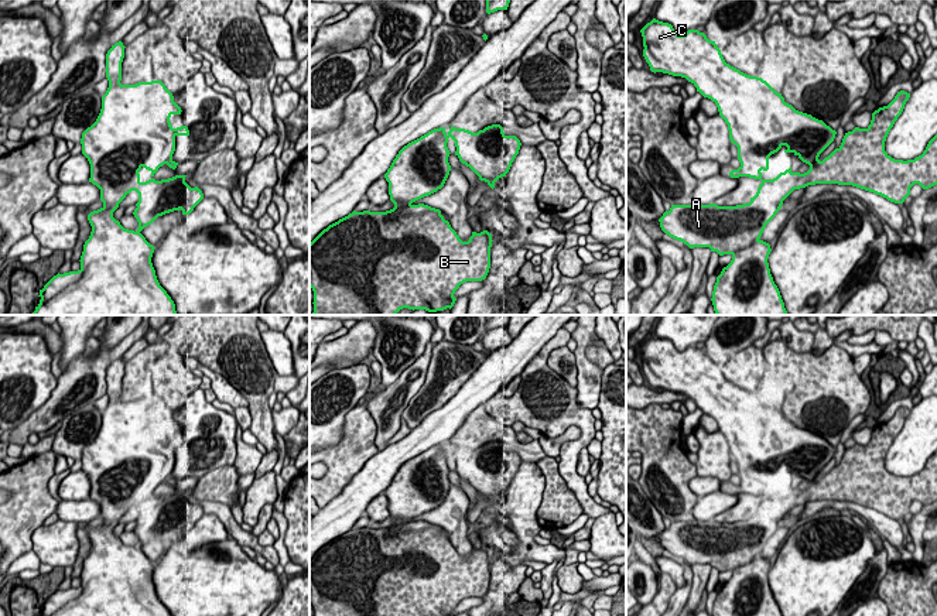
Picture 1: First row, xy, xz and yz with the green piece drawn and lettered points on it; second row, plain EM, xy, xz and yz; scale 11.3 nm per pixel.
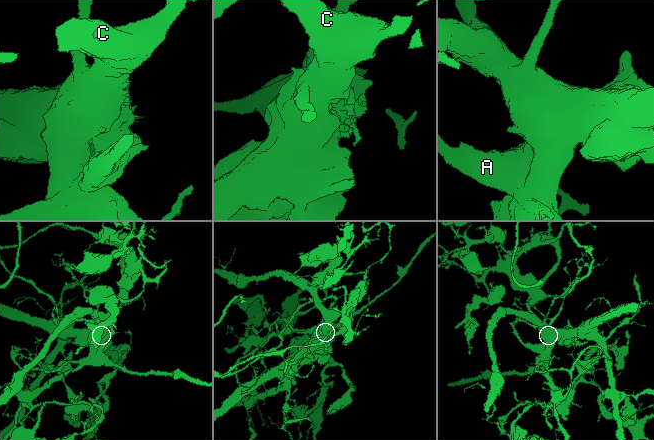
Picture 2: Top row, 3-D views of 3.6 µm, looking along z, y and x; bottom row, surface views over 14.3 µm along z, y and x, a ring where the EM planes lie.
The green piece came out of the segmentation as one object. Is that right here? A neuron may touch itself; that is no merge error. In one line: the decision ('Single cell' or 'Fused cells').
Fused cells

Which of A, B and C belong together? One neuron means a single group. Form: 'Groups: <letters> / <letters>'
Groups: A B / C

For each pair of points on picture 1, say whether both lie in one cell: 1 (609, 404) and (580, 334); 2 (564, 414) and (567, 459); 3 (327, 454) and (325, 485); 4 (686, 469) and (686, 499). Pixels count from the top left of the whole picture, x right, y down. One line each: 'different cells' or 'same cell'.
1: different cells
2: same cell
3: same cell
4: same cell

